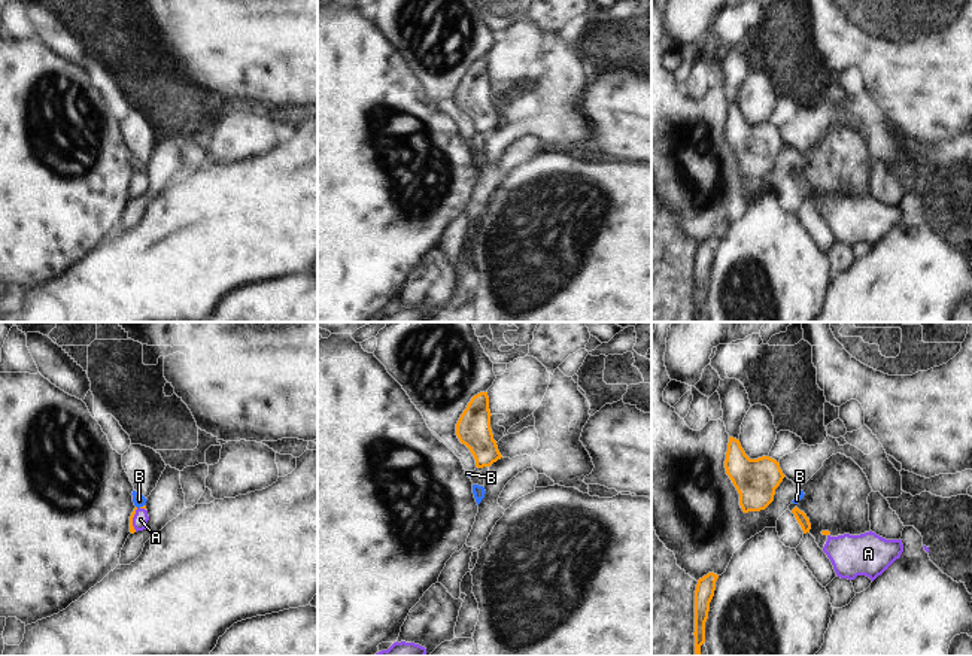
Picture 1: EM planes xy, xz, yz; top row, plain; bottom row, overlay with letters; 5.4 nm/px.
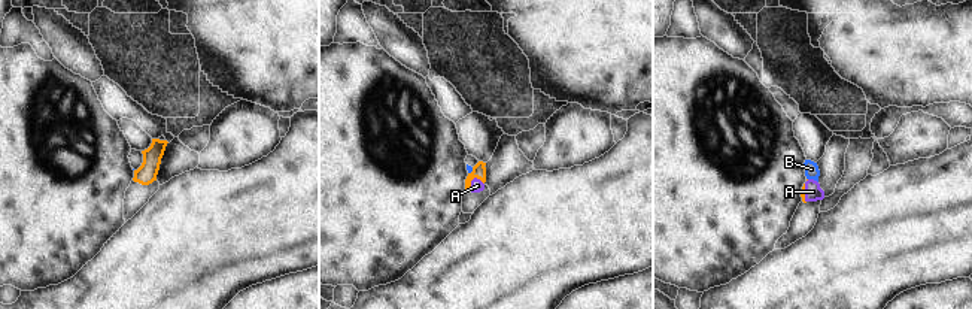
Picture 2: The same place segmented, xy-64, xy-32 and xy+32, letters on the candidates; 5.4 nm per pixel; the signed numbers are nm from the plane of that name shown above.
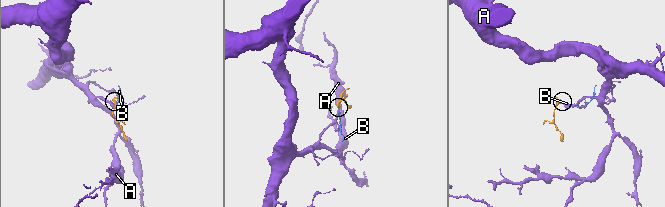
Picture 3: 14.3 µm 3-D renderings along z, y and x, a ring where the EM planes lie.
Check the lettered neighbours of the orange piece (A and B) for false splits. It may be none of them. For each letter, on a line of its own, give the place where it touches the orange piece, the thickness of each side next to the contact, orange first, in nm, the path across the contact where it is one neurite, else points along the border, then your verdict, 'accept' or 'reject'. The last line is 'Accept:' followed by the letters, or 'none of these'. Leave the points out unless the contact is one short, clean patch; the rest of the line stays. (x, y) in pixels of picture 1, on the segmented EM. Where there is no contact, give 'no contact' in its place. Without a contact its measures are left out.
A: xy (131, 521) | 30/80 nm | across xy (131, 528), (131, 521), (140, 519) | accept
B: xy (140, 507) | 20/70 nm | along xy (145, 504), (136, 507) | reject
Accept: A

